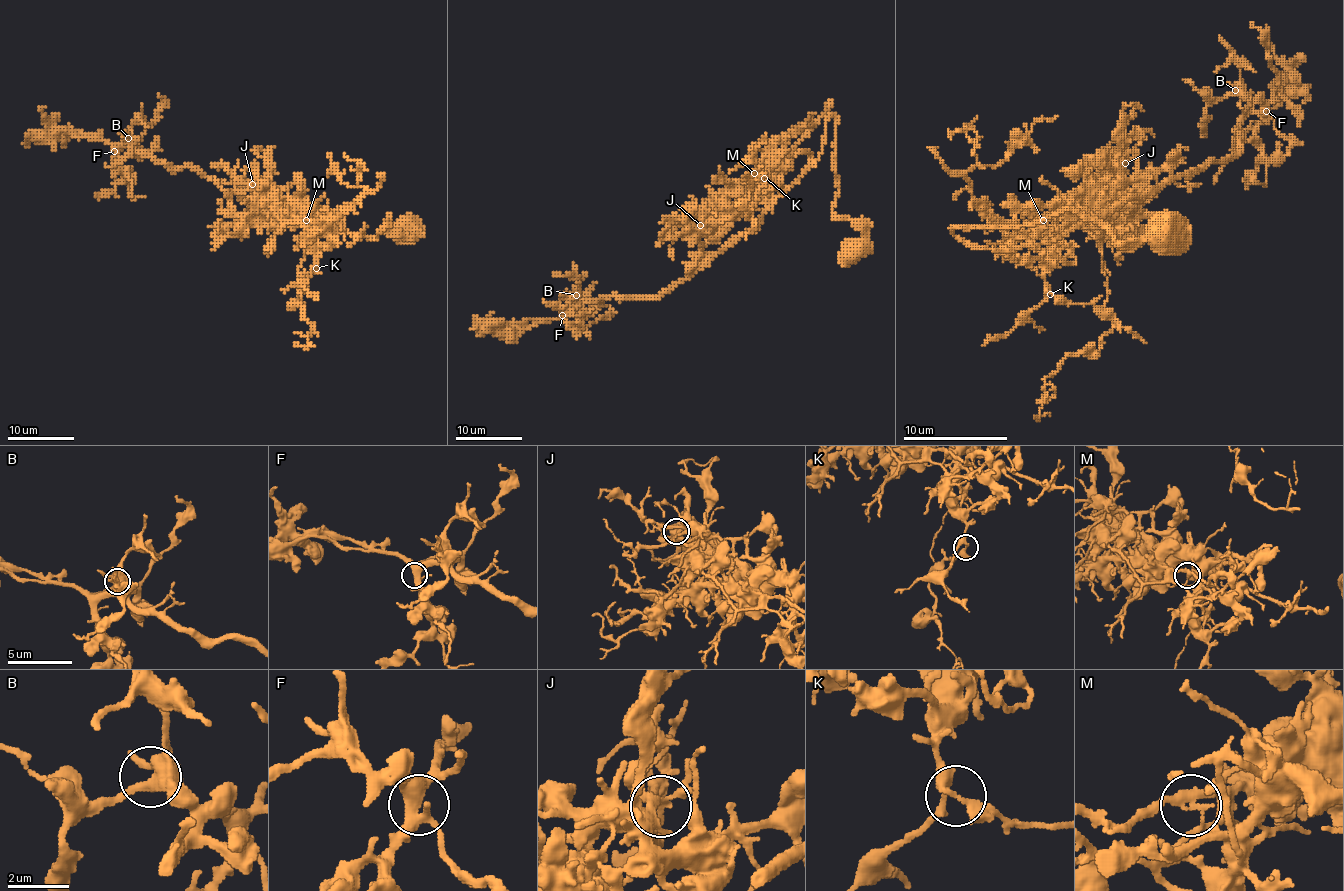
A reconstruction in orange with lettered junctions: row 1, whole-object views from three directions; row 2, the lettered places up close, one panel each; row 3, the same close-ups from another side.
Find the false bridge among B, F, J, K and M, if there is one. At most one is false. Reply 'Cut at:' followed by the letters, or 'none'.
Cut at: M

